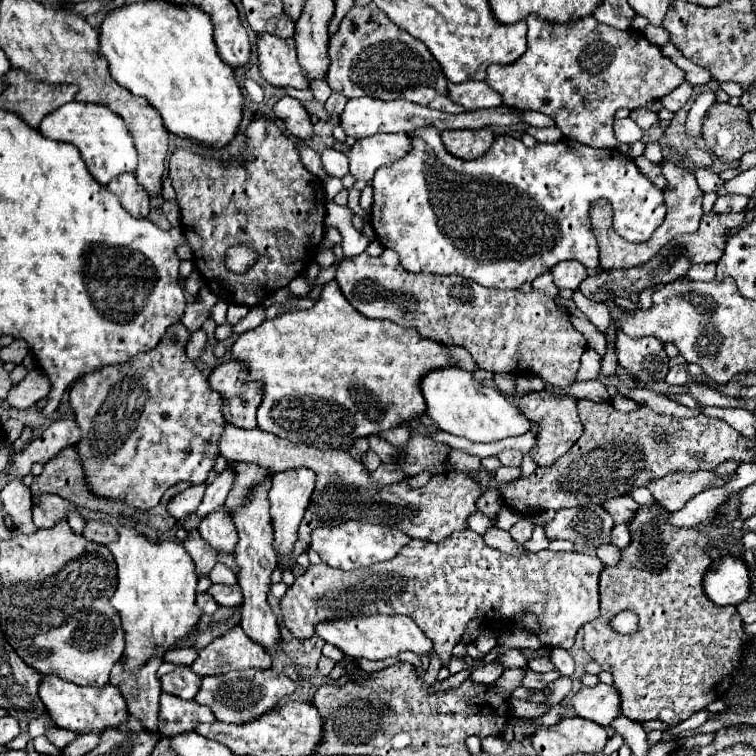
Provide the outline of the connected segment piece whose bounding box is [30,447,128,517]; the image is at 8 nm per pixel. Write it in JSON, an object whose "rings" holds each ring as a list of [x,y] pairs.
{"rings":[[[66,447],[66,449],[60,451],[52,461],[48,461],[48,463],[44,465],[44,471],[42,471],[38,477],[34,477],[34,481],[32,481],[32,485],[30,485],[30,491],[32,491],[32,497],[36,499],[36,503],[38,503],[40,495],[52,493],[52,495],[64,497],[64,499],[68,499],[70,503],[80,505],[80,507],[90,509],[90,511],[102,511],[102,513],[106,513],[106,515],[126,515],[126,517],[128,517],[128,505],[124,505],[124,503],[118,505],[118,503],[114,503],[114,501],[104,501],[104,499],[92,497],[92,493],[88,491],[88,485],[86,485],[86,481],[84,481],[84,471],[82,471],[82,465],[80,465],[80,457],[78,457],[78,453],[76,453],[74,447]]]}

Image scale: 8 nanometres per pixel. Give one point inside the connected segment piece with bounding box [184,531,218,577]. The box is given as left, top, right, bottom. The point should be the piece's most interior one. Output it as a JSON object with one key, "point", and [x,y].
{"point":[204,558]}

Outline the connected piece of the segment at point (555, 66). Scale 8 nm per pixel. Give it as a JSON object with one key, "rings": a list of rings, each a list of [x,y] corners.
{"rings":[[[529,15],[525,21],[526,53],[512,65],[490,65],[486,83],[502,95],[506,107],[540,111],[556,121],[565,138],[580,141],[588,147],[616,147],[612,131],[616,109],[642,109],[650,101],[662,99],[684,81],[684,71],[666,59],[660,53],[660,47],[652,45],[642,31],[618,31],[598,23],[594,17],[582,17],[568,25],[548,25],[536,15]]]}

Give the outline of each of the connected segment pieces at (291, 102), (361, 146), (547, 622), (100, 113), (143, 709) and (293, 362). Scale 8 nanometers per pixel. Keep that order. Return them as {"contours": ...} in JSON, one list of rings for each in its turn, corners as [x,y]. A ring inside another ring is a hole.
{"contours":[[[[284,95],[284,97],[274,105],[274,115],[284,121],[286,129],[288,129],[294,137],[298,137],[298,139],[302,139],[302,141],[312,139],[312,135],[314,135],[314,131],[312,131],[312,121],[310,121],[310,115],[308,115],[308,111],[302,107],[300,101]]],[[[376,133],[366,139],[358,139],[348,155],[350,173],[356,179],[372,181],[374,173],[382,165],[392,165],[402,159],[410,149],[410,133]]],[[[464,529],[452,533],[448,539],[440,543],[412,539],[406,547],[398,551],[394,559],[376,563],[372,567],[342,571],[330,565],[310,565],[304,575],[296,577],[294,585],[288,587],[286,595],[280,601],[284,623],[296,639],[314,637],[314,629],[322,621],[336,621],[348,617],[368,617],[368,615],[406,615],[414,619],[414,623],[422,629],[422,633],[434,641],[434,651],[438,653],[442,667],[448,667],[452,659],[452,647],[464,635],[468,623],[476,617],[484,621],[488,629],[508,627],[514,623],[516,615],[532,613],[540,625],[538,639],[548,647],[570,649],[574,645],[576,631],[596,619],[600,615],[598,607],[598,579],[604,563],[598,557],[590,557],[584,553],[554,553],[554,551],[538,551],[522,557],[504,555],[498,549],[490,549],[482,535]]],[[[70,101],[68,105],[62,105],[60,109],[44,117],[44,123],[40,123],[40,133],[46,139],[76,145],[88,171],[100,185],[108,185],[110,179],[136,169],[138,159],[136,159],[132,135],[124,127],[124,123],[116,117],[116,113],[112,113],[104,105]]],[[[152,659],[140,671],[128,673],[120,667],[122,663],[118,661],[110,673],[110,683],[120,689],[130,715],[140,719],[144,729],[152,735],[158,733],[158,705],[162,691],[156,671],[160,663],[162,659]]],[[[336,281],[326,283],[320,299],[316,301],[316,305],[312,309],[278,315],[276,319],[264,321],[260,327],[242,333],[236,339],[236,343],[232,345],[232,359],[242,361],[242,363],[246,363],[250,367],[250,379],[256,379],[256,381],[264,383],[264,401],[258,407],[258,427],[268,431],[268,433],[274,433],[276,437],[282,437],[282,439],[288,439],[288,441],[294,441],[294,443],[304,443],[308,447],[322,449],[322,451],[336,449],[336,447],[346,445],[346,443],[358,439],[358,437],[366,437],[366,435],[372,435],[372,433],[378,433],[378,431],[384,431],[384,429],[394,429],[394,427],[398,427],[400,423],[404,423],[408,419],[424,415],[426,403],[424,403],[424,395],[420,391],[420,379],[426,375],[426,371],[458,365],[458,361],[454,357],[448,357],[448,351],[446,351],[444,345],[422,337],[416,329],[404,329],[402,325],[396,325],[392,321],[374,321],[374,319],[368,319],[368,317],[360,315],[348,303],[348,299],[344,299],[344,295],[342,295]]]]}

